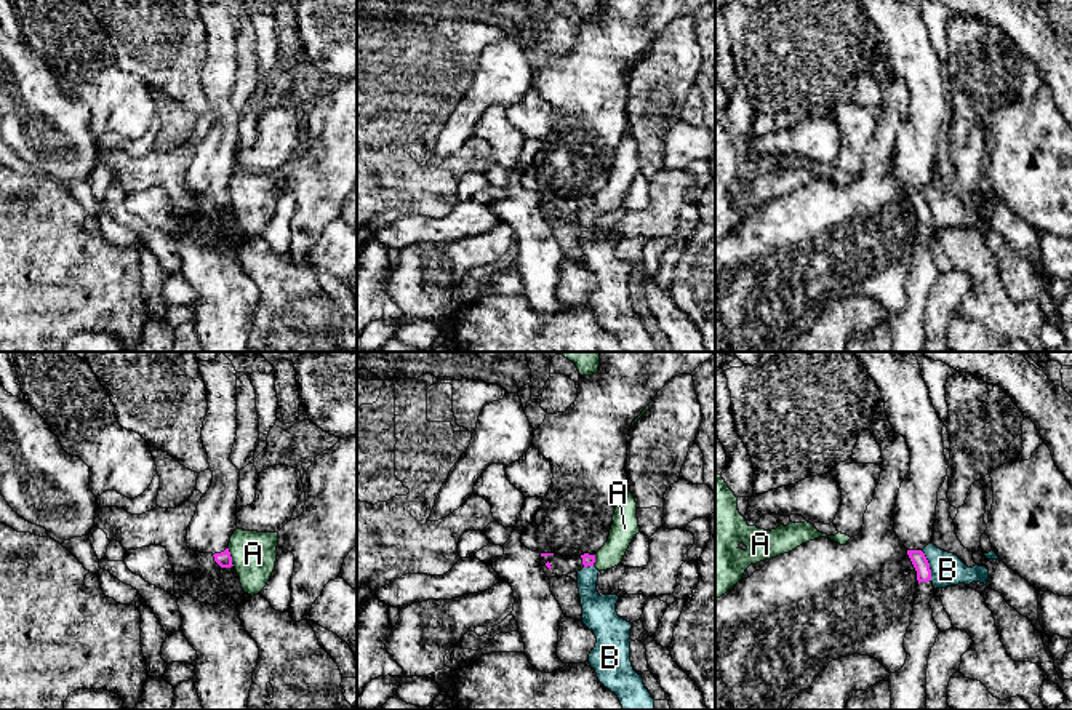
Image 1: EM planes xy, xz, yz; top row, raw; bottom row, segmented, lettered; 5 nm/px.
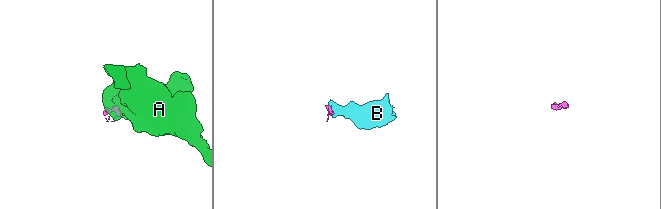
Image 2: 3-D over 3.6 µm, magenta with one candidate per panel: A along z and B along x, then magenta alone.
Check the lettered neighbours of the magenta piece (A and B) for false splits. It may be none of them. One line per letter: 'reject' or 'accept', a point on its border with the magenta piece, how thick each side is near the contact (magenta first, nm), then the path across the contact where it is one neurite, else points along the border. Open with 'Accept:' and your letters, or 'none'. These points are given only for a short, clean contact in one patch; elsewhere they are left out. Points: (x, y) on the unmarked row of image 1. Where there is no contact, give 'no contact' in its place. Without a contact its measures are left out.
Accept: none
A: reject; contact xy (231, 199); calibres 80 and 220 nm; border xy (228, 189), (234, 207)
B: reject; contact yz (928, 207); calibres 80 and 160 nm; border yz (920, 192), (928, 205), (932, 221)

